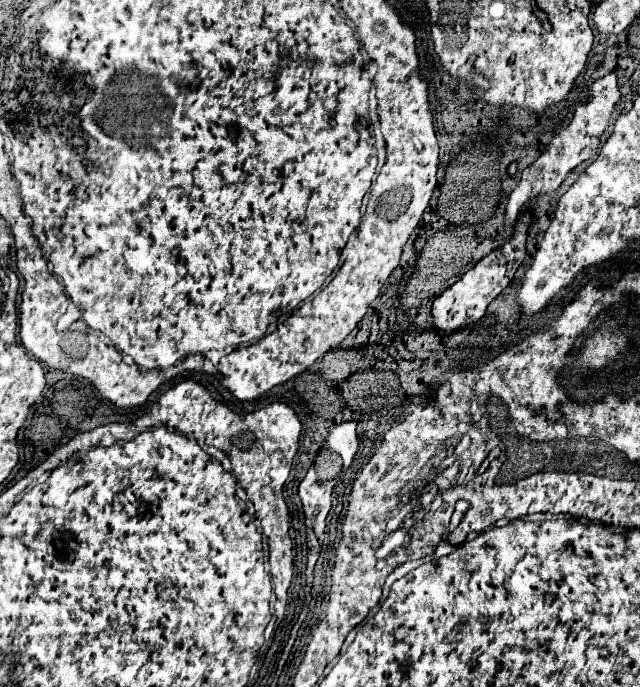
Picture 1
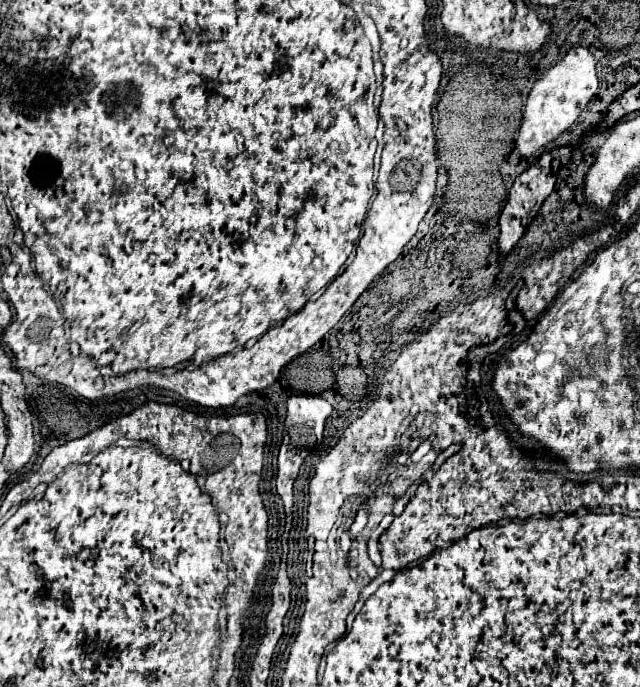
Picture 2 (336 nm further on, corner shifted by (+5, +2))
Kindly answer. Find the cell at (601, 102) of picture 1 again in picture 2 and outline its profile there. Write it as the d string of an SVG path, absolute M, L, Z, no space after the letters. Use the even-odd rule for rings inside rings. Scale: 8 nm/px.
M572 46L566 56L544 70L538 80L534 82L526 108L522 126L518 130L516 148L526 152L526 156L538 156L558 134L572 128L584 110L584 106L592 100L594 92L598 90L598 76L596 76L596 60L584 46Z

